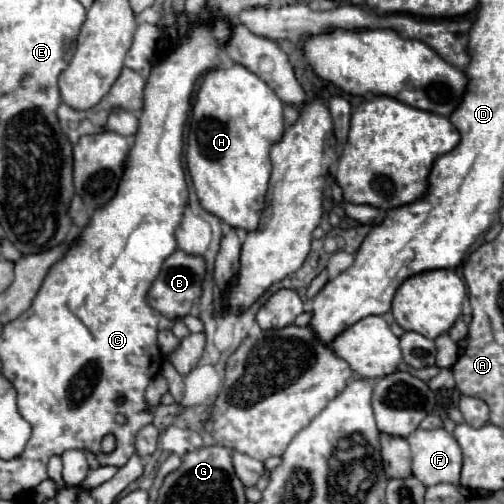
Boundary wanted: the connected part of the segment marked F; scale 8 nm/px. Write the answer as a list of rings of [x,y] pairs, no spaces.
[[[443,428],[435,430],[415,430],[407,438],[411,446],[411,472],[425,486],[433,486],[439,482],[459,484],[461,474],[461,448],[457,440],[445,432]]]

